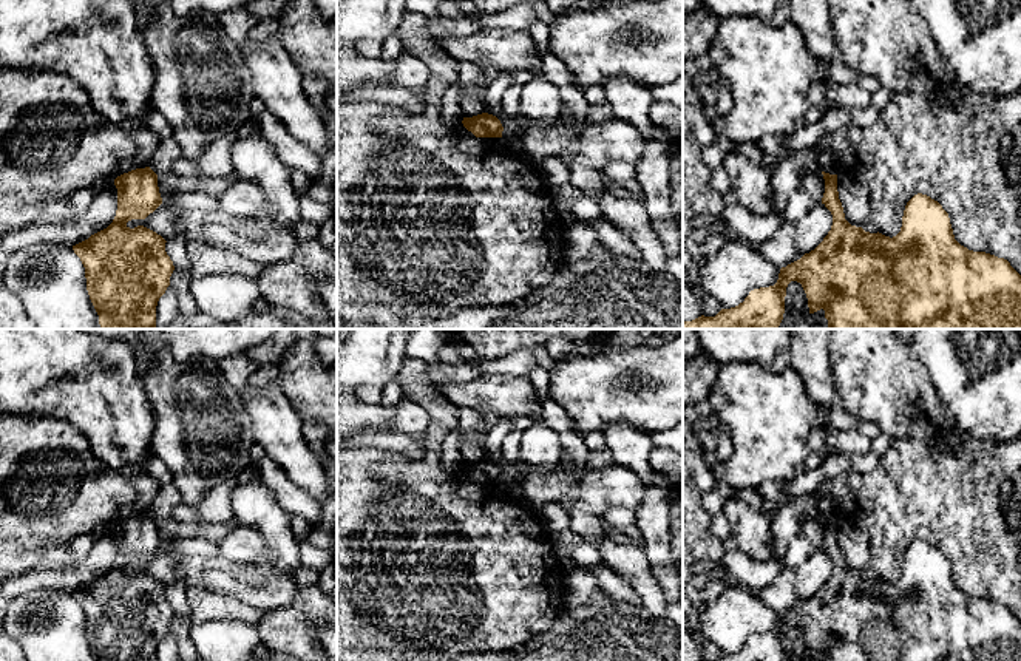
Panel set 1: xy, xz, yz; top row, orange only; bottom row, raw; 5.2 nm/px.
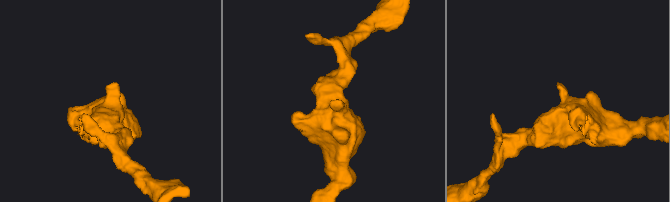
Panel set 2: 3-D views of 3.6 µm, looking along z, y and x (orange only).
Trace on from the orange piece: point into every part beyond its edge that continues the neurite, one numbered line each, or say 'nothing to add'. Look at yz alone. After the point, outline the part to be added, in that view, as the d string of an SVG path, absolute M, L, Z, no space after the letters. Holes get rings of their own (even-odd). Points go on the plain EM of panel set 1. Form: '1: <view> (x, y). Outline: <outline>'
nothing to add

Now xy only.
nothing to add

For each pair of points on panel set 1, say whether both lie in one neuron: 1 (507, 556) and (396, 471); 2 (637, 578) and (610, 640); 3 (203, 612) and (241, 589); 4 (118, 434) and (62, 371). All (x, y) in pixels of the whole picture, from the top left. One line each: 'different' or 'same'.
1: same
2: different
3: different
4: same

